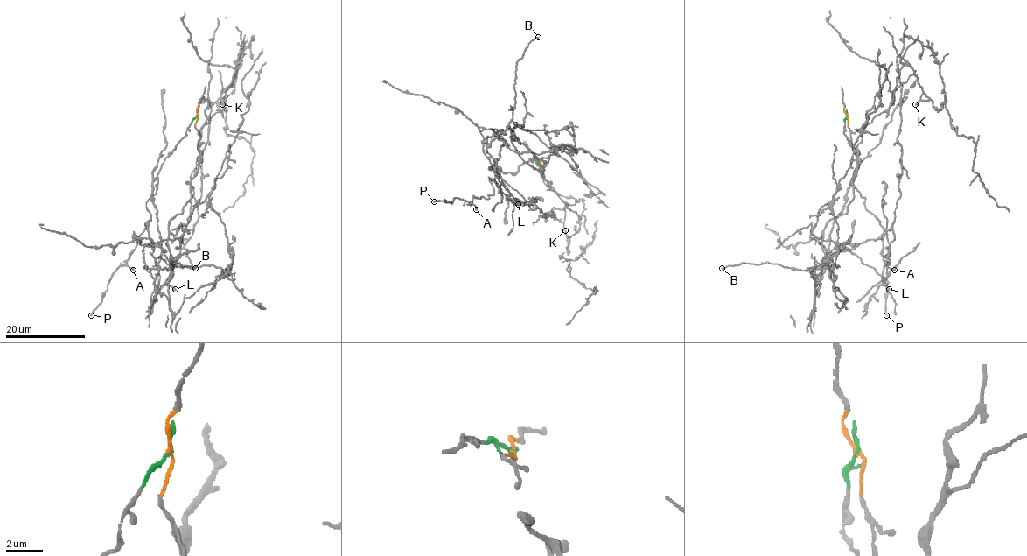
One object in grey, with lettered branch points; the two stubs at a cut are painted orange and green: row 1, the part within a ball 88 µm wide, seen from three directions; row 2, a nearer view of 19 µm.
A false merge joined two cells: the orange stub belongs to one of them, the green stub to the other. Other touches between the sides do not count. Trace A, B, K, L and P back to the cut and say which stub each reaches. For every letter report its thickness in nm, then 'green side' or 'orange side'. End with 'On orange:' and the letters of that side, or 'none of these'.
A: calibre 240 nm; green side
B: calibre 140 nm; orange side
K: calibre 240 nm; orange side
L: calibre 380 nm; orange side
P: calibre 180 nm; green side
On orange: B, K, L

